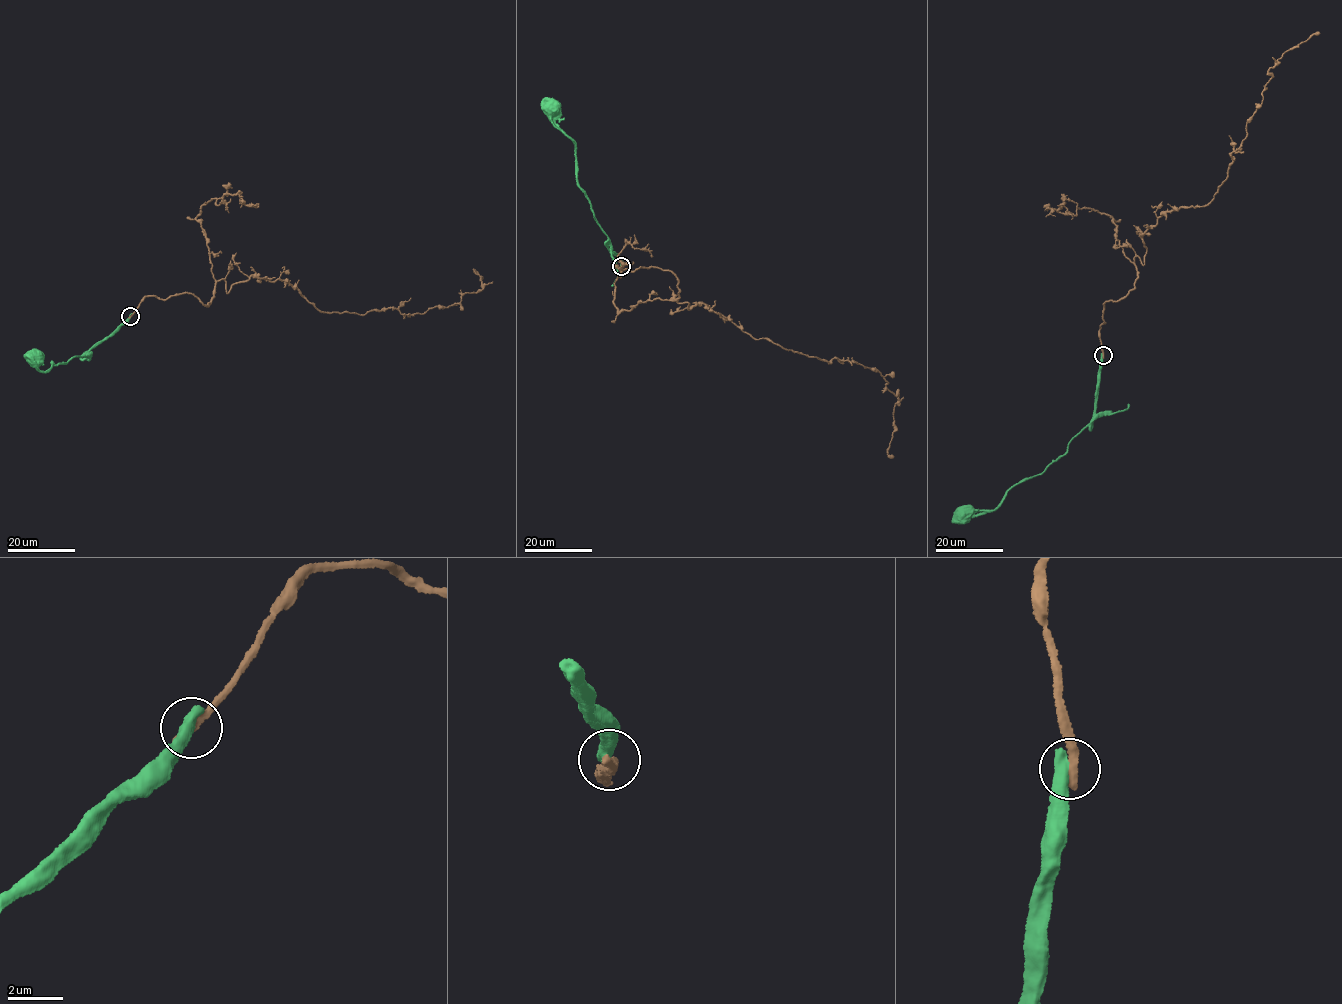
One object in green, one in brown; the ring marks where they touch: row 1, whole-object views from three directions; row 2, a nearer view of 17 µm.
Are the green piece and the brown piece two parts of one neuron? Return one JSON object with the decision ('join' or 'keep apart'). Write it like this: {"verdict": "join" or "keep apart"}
{"verdict": "keep apart"}

